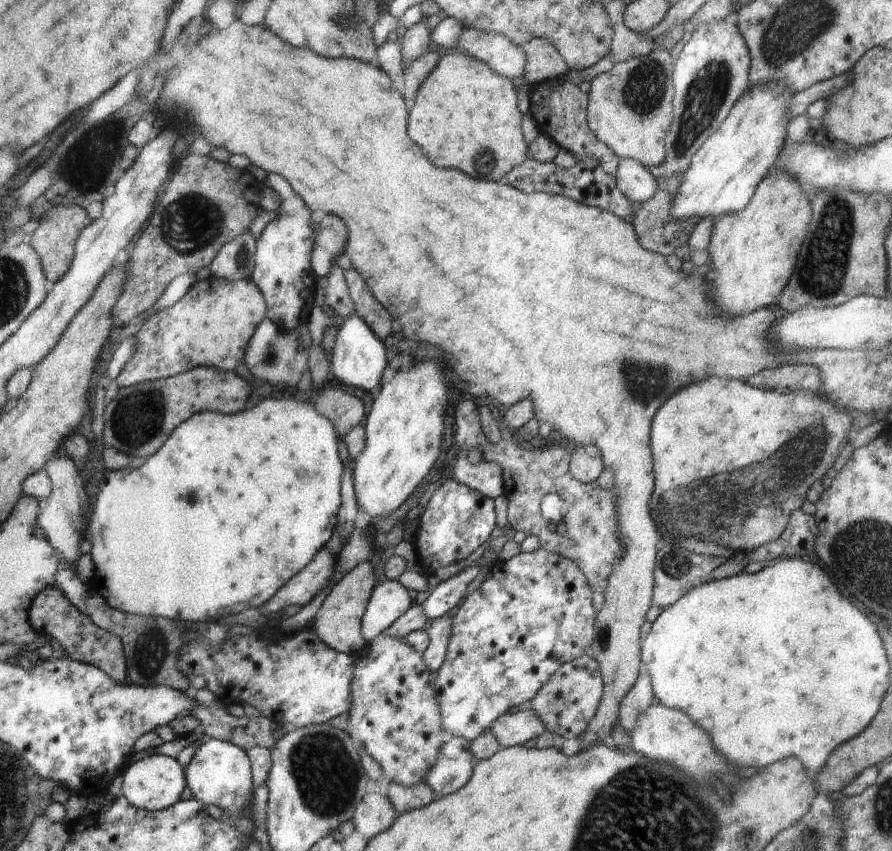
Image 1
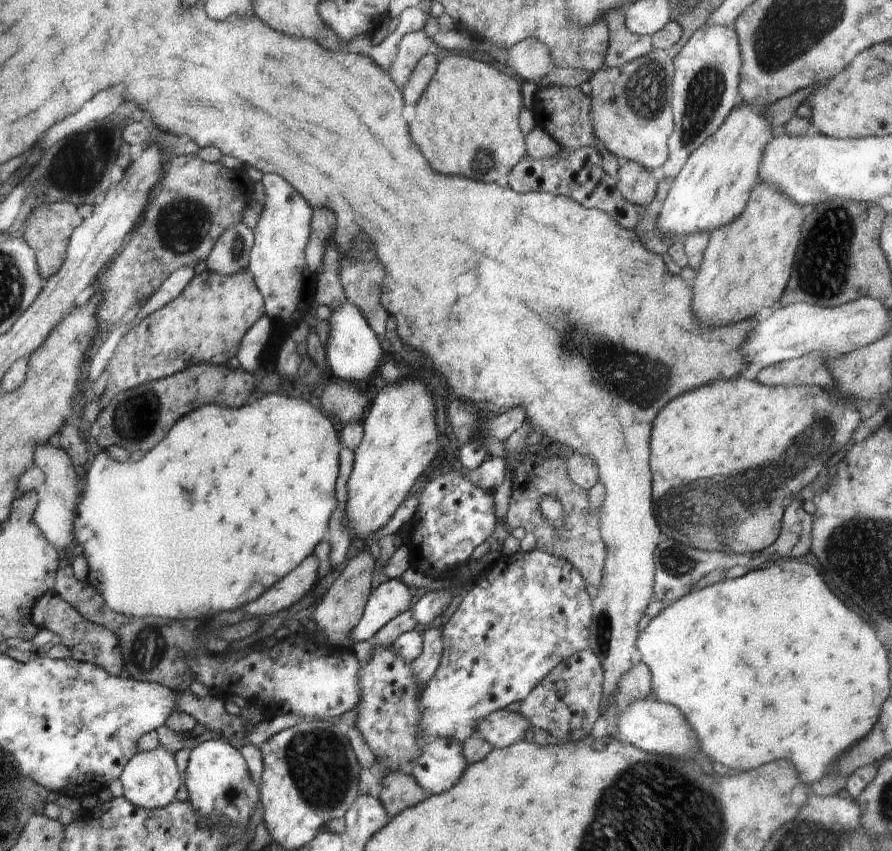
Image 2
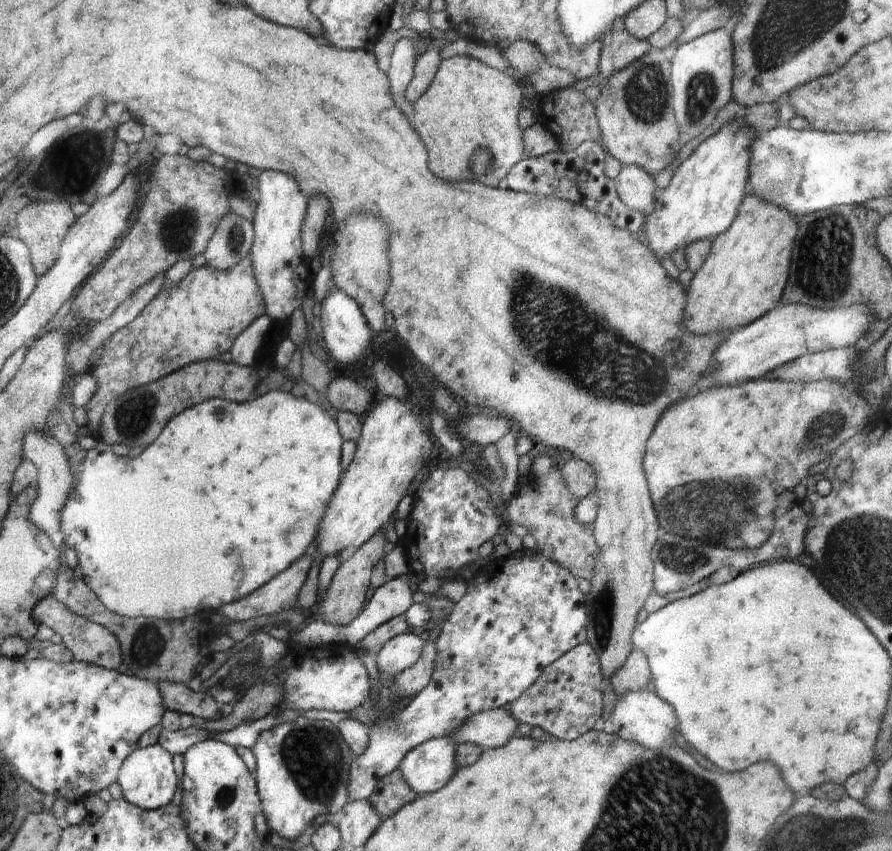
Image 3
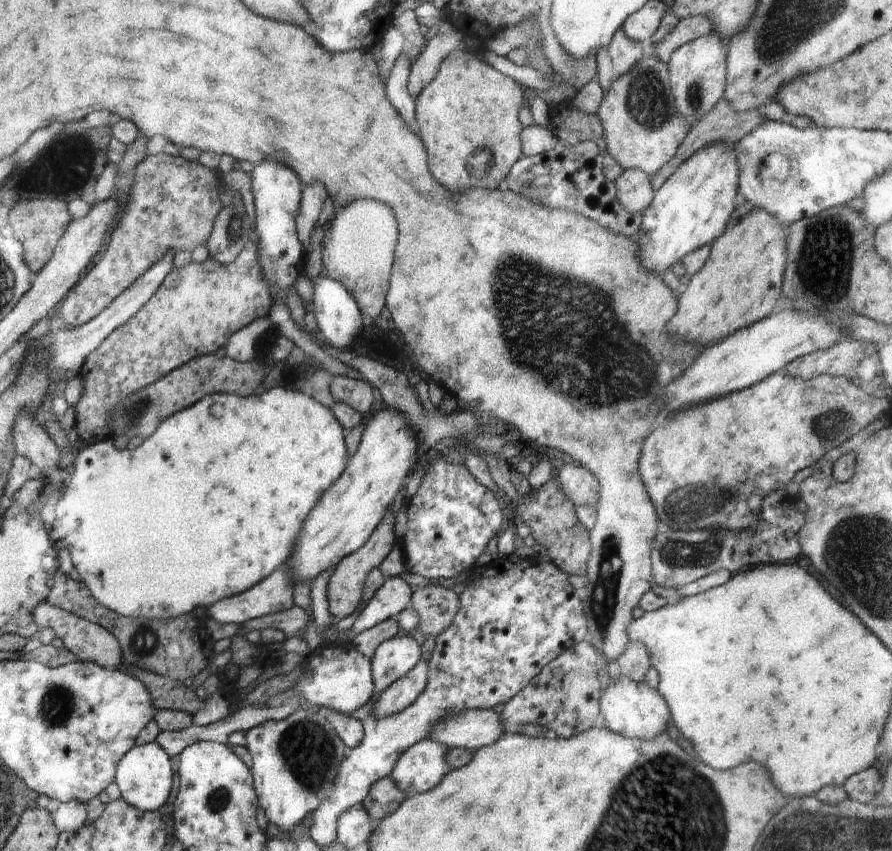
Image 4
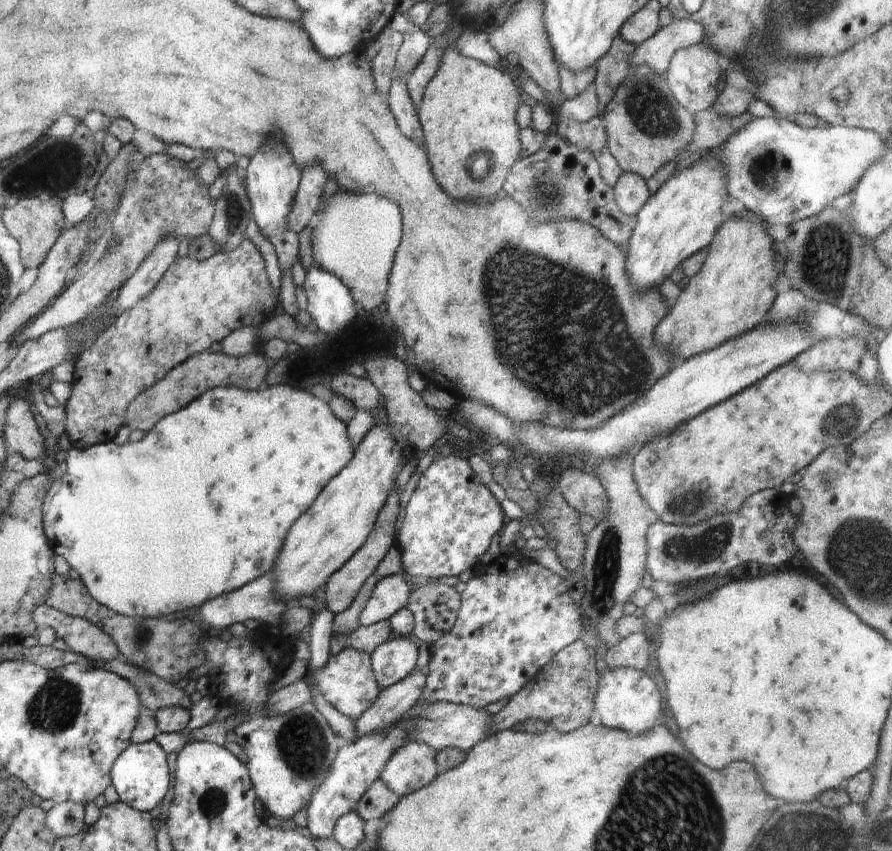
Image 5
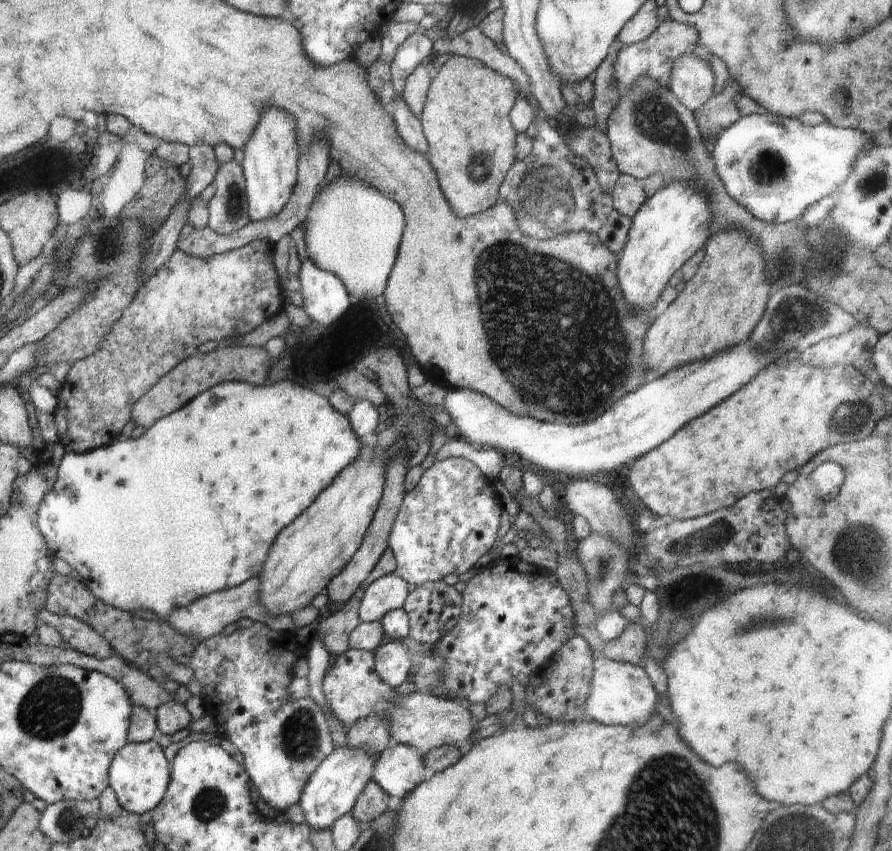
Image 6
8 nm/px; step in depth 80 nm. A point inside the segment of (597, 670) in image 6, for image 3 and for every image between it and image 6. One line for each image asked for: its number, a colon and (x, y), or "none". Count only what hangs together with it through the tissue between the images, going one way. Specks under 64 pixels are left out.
3: (640, 716)
4: (634, 710)
5: (626, 699)

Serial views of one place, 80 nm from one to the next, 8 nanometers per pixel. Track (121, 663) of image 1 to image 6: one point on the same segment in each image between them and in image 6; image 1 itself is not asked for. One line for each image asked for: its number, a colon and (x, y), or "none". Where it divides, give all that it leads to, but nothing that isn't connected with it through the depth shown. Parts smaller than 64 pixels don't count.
2: (89, 642)
3: (90, 642)
4: (89, 641)
5: (85, 638)
6: (81, 636)

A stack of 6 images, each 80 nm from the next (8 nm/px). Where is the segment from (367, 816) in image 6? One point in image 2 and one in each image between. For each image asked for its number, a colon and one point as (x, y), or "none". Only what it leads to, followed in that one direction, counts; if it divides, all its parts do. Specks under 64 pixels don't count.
2: (401, 791)
3: (392, 792)
4: (384, 798)
5: (378, 800)

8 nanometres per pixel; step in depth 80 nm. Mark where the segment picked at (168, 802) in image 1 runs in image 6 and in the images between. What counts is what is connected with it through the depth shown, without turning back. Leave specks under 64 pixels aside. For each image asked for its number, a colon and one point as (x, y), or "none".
2: (150, 780)
3: (147, 779)
4: (144, 777)
5: (140, 776)
6: (139, 774)

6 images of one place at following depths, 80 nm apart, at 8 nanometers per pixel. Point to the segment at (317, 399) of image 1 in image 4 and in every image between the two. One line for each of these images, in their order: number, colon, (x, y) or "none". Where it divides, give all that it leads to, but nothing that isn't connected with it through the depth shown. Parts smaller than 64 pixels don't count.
2: (346, 404)
3: (344, 394)
4: (357, 393)

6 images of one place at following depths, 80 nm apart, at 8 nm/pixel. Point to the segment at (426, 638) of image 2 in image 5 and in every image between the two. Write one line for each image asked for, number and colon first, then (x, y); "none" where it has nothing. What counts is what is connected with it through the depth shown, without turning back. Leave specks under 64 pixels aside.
3: (413, 679)
4: (402, 692)
5: (393, 703)

